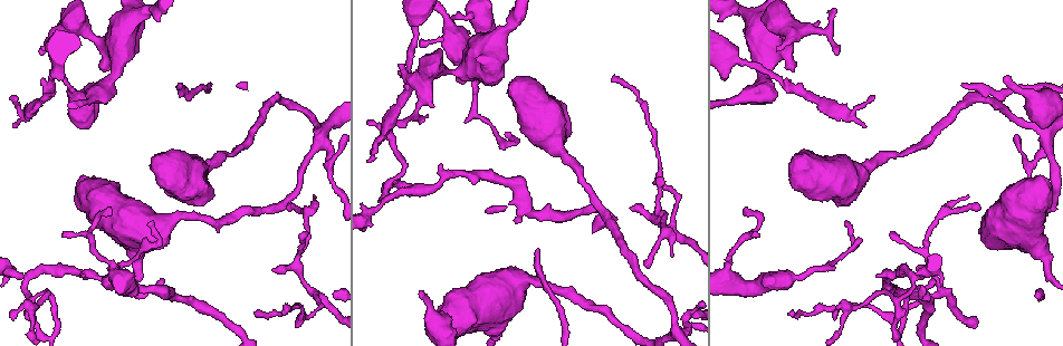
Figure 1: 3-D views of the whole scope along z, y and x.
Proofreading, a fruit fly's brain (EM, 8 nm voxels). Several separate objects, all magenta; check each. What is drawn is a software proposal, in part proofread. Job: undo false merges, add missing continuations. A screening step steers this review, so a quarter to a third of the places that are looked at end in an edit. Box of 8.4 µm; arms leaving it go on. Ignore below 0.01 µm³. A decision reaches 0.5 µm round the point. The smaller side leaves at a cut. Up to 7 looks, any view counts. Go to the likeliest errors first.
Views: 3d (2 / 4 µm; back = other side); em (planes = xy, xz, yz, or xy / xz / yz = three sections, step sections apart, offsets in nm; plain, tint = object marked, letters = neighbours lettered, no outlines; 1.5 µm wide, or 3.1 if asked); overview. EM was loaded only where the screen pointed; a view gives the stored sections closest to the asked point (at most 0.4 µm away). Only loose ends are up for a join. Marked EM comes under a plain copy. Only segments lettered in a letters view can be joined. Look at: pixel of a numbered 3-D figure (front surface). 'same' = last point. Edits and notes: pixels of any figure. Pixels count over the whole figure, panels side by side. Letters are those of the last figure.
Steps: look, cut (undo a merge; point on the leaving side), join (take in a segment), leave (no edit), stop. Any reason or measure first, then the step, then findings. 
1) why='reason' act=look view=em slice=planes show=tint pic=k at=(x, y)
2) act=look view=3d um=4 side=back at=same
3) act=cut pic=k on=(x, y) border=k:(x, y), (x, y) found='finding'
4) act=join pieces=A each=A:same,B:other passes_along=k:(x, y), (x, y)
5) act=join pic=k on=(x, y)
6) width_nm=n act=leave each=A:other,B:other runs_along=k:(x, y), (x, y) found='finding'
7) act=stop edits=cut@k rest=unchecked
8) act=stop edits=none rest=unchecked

why='sharp bend' act=look view=em slice=xz step=4 show=letters pic=1 at=(679, 334)

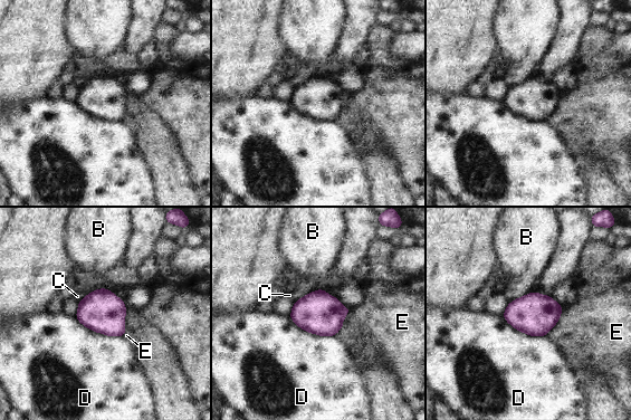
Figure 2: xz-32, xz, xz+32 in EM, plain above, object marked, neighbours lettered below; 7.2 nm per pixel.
act=look view=em slice=planes show=letters at=same

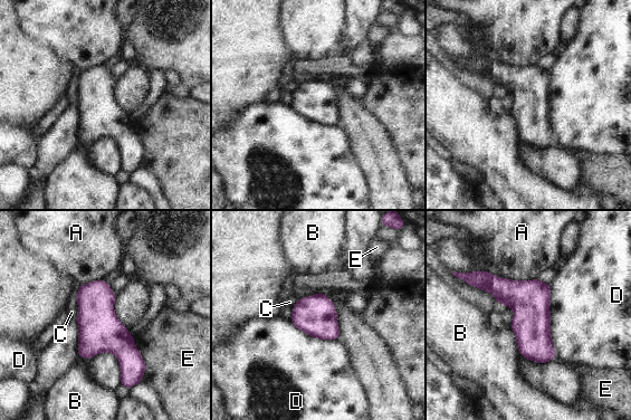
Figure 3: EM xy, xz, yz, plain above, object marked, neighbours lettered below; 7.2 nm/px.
width_nm=280 act=leave each=A:other,B:other,C:other,D:other,E:other found='one neuron here'

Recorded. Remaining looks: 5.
why='branch stops here' act=look view=em slice=planes show=letters pic=1 at=(422, 295)

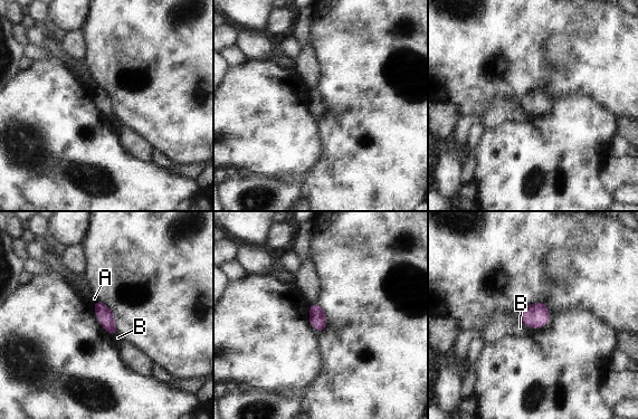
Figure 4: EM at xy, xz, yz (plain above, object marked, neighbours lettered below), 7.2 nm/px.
act=leave each=A:other,B:other found='no lettered segment goes on from it'

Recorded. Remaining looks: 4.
why='branch stops here' act=look view=em slice=yz step=8 show=letters pic=1 at=(111, 207)

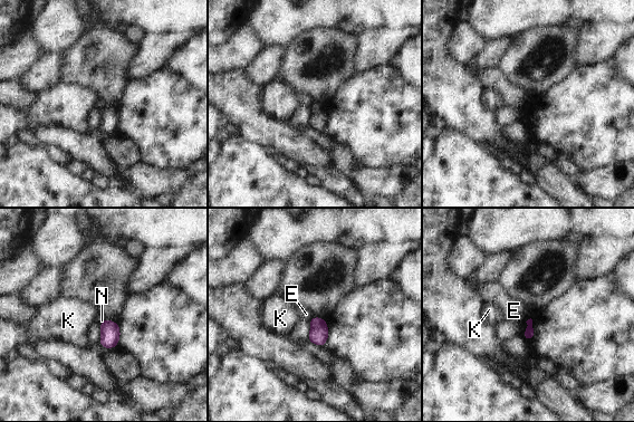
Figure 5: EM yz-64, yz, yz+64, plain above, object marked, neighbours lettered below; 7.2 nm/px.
act=leave each=E:other,K:other,N:other found='none of them fits'

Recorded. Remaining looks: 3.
act=stop edits=none rest=unchecked

